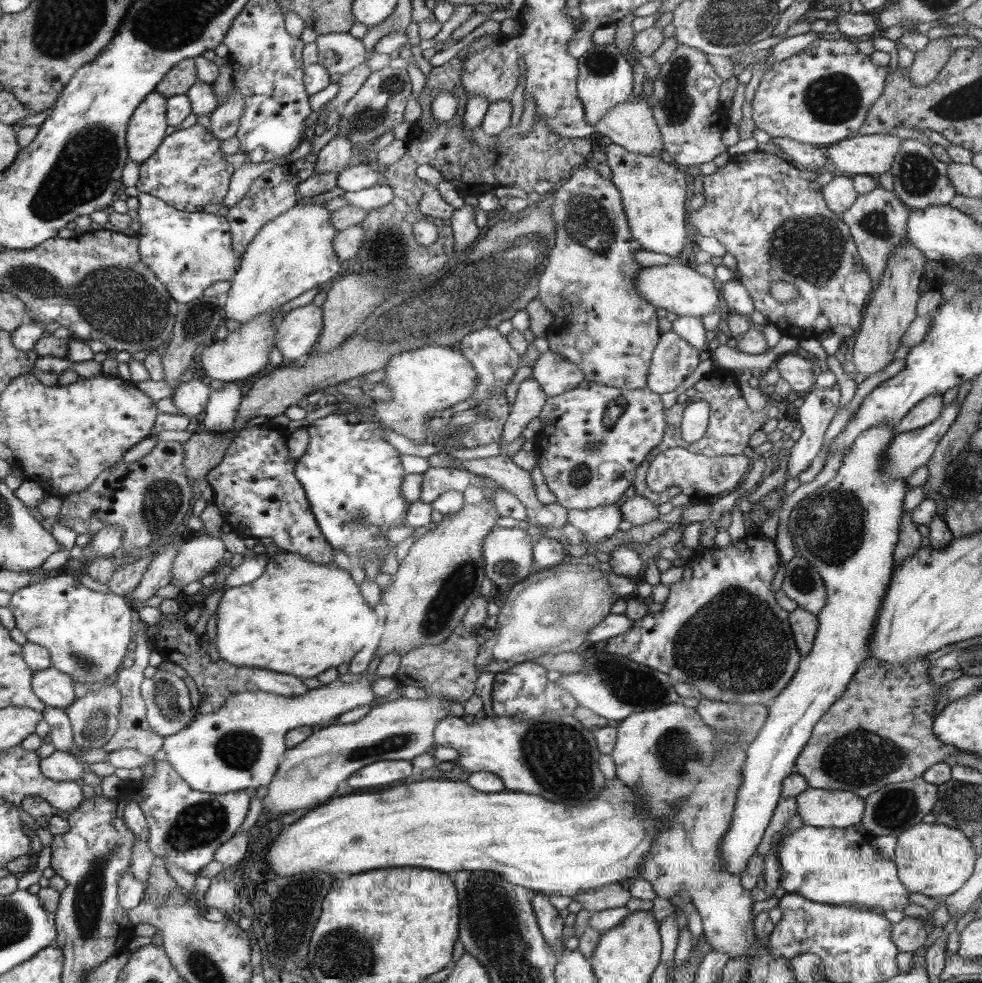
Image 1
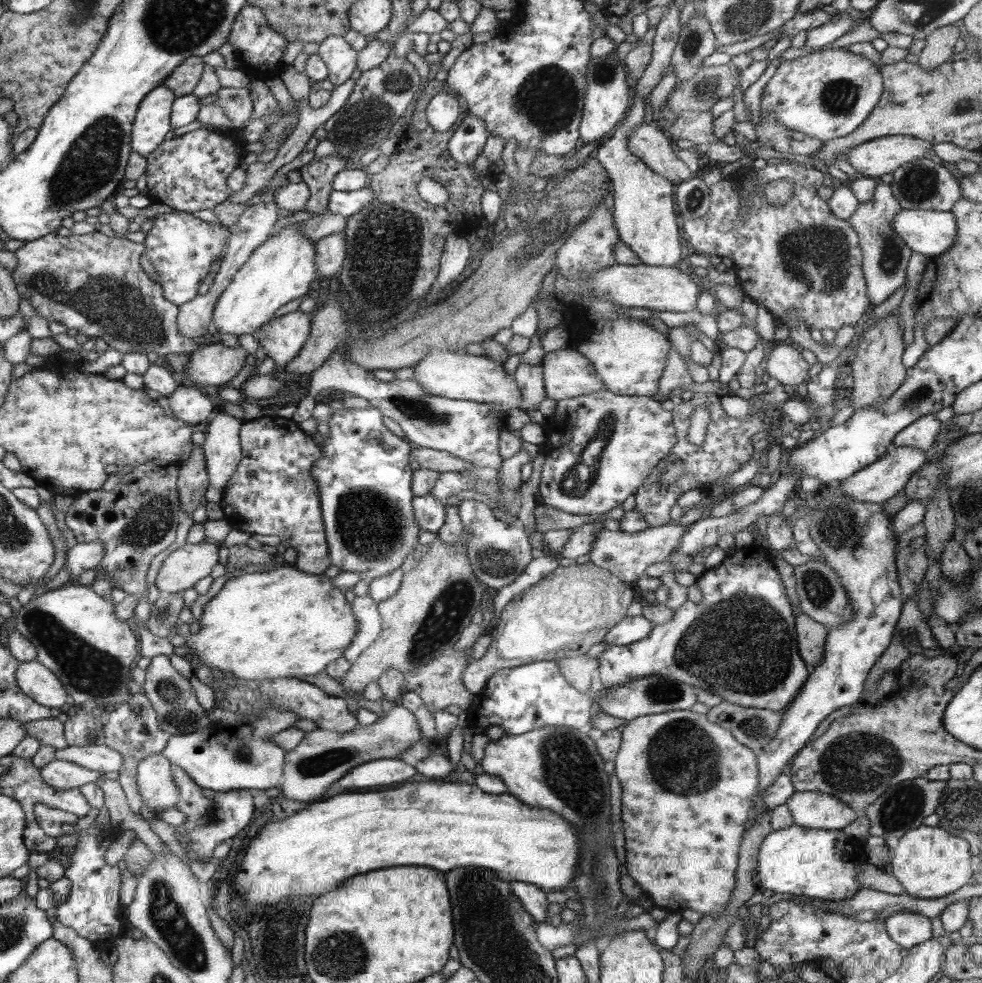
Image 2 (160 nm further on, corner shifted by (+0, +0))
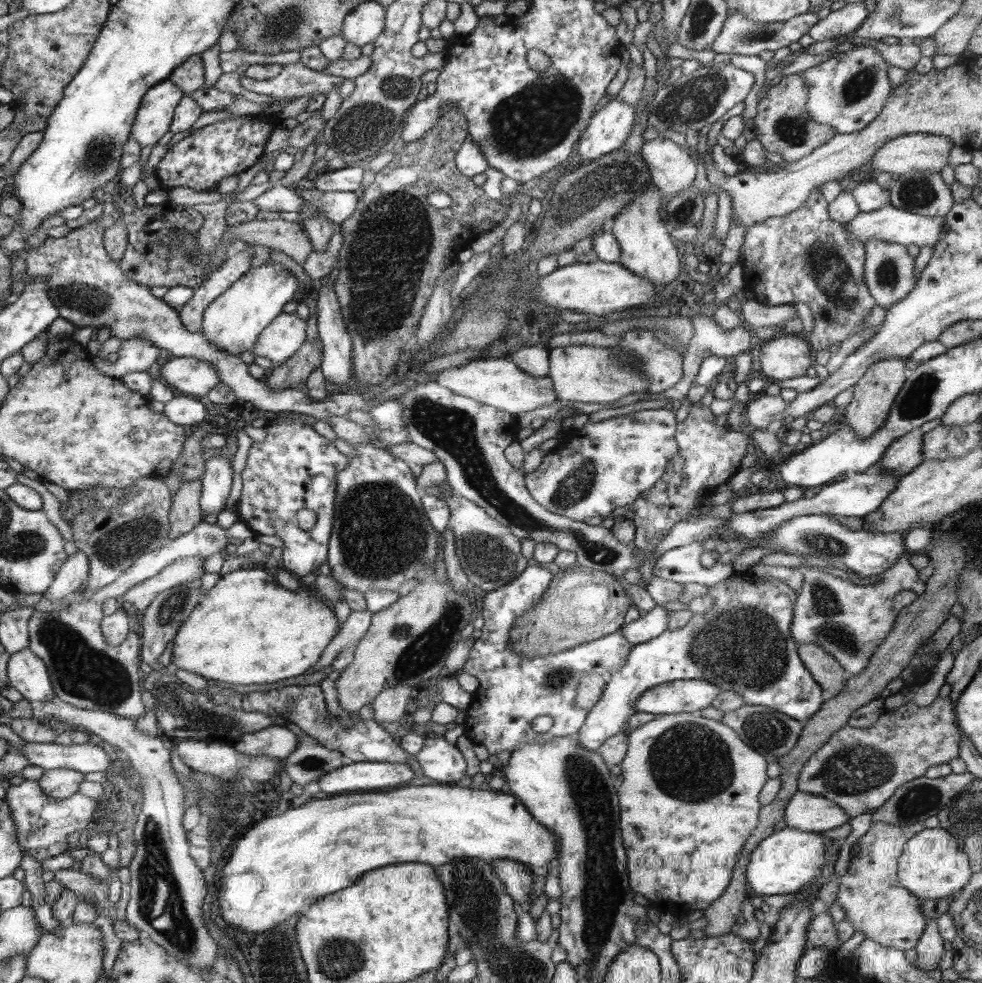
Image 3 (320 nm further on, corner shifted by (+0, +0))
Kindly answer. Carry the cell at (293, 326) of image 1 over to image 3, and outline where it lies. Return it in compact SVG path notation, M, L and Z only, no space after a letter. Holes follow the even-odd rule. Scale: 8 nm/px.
M296 312L281 314L260 334L260 340L253 346L252 352L255 357L264 356L274 365L278 365L288 361L292 354L297 353L304 345L304 340L306 340L306 322L298 318Z

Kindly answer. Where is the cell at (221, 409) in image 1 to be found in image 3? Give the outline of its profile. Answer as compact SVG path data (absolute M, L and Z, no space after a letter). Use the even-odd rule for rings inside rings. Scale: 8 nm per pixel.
M211 457L205 461L205 474L201 478L202 511L218 515L230 496L232 465L225 457Z

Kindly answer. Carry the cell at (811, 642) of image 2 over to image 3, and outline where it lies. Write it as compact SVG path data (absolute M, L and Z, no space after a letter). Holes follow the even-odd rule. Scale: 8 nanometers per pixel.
M816 643L798 644L798 654L814 680L822 687L826 697L835 697L852 676L838 661Z

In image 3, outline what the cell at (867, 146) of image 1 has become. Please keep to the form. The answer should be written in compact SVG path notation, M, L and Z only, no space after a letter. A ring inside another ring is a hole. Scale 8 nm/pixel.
M924 133L909 134L890 139L890 142L880 146L868 164L877 174L882 172L902 175L914 169L924 173L940 173L948 167L948 153L954 147L955 142L948 137Z

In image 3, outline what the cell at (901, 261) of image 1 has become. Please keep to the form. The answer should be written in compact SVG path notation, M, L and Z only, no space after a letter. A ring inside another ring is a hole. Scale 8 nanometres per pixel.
M894 356L883 358L868 367L863 377L854 385L854 397L846 407L846 414L843 414L845 423L852 430L855 430L857 436L866 438L884 426L894 404L894 399L909 377L908 371L904 359Z

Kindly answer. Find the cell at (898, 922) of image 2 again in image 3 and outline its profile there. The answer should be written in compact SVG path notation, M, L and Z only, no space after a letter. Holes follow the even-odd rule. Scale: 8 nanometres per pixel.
M883 822L871 823L868 832L855 842L853 856L850 857L847 872L840 878L835 900L843 908L844 918L848 922L852 922L856 931L864 932L865 938L871 938L882 946L903 951L915 948L924 932L924 927L927 925L927 918L920 909L921 899L900 885L897 875L898 859L902 856L906 842L924 829L924 822L915 822L903 827Z

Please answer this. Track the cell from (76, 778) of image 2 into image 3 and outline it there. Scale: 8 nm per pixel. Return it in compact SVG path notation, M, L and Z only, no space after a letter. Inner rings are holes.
M66 768L45 770L38 785L46 796L62 800L78 792L84 776L84 773Z

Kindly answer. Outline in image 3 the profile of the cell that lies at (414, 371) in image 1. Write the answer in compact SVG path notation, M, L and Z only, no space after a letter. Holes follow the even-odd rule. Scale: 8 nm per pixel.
M492 356L444 369L438 372L436 382L443 387L449 387L454 394L466 395L466 398L477 399L478 402L508 411L515 416L538 410L541 406L549 405L559 399L549 375L535 377L523 371L510 357Z

